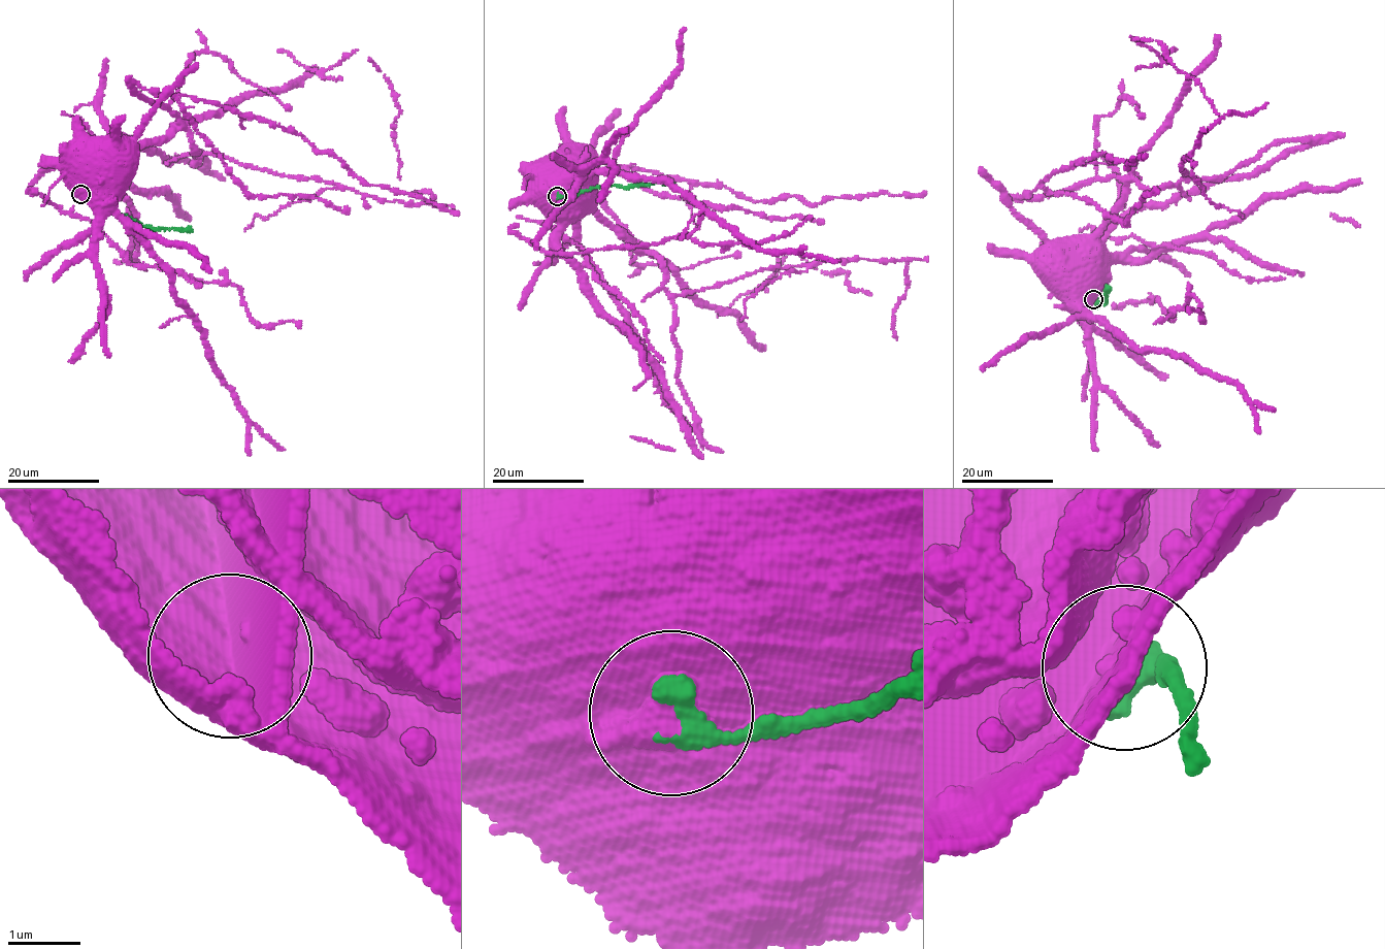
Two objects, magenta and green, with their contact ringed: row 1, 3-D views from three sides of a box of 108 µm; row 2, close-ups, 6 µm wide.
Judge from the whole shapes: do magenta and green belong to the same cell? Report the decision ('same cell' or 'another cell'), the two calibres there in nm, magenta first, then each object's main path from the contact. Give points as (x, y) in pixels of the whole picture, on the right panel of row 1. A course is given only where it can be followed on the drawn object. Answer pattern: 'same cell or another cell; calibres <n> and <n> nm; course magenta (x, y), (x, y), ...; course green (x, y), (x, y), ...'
another cell; calibres 1000 and 440 nm; course magenta (1093, 299), (1074, 297), (1051, 272), (1048, 259); course green (1093, 299), (1096, 298), (1096, 306), (1098, 301), (1105, 302), (1108, 289), (1106, 286)

